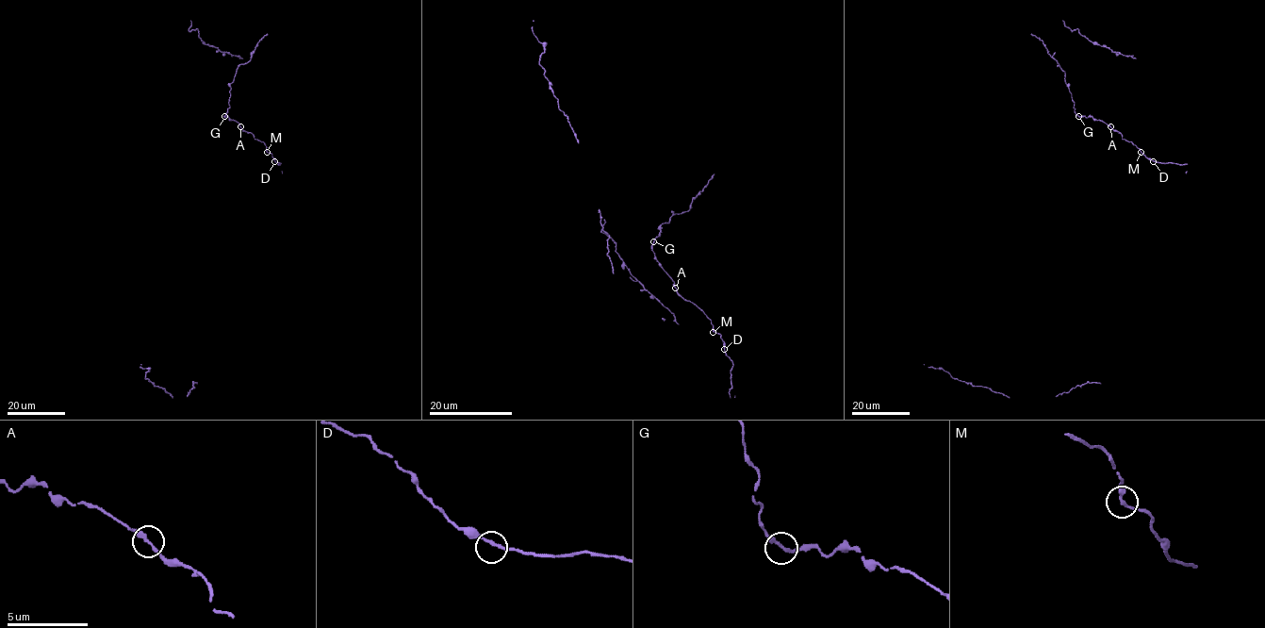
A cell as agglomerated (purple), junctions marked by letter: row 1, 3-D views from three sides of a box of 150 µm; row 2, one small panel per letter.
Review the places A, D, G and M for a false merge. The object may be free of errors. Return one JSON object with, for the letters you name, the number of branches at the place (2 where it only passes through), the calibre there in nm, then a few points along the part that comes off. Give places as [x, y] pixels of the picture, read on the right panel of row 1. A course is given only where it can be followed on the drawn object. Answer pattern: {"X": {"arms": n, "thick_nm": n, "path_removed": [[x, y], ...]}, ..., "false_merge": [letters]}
{"false_merge": []}

